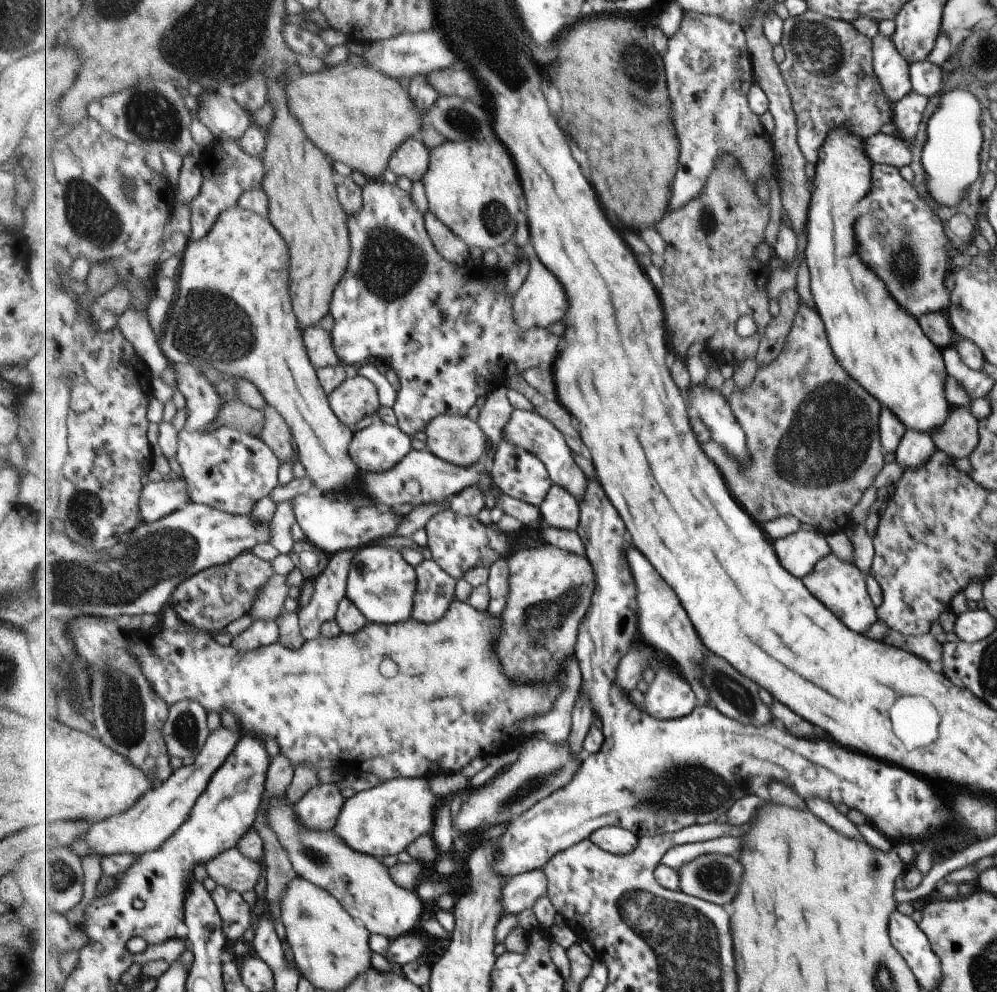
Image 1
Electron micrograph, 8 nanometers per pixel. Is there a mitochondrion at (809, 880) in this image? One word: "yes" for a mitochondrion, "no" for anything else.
no

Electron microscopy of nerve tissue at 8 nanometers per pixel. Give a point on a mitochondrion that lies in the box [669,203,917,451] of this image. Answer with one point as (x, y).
(896, 226)

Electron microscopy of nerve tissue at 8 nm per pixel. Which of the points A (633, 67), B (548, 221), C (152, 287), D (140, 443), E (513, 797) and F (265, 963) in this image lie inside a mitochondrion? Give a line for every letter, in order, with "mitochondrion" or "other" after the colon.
A: mitochondrion
B: other
C: other
D: other
E: mitochondrion
F: other

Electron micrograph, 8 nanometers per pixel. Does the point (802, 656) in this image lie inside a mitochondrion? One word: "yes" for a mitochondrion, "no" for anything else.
no

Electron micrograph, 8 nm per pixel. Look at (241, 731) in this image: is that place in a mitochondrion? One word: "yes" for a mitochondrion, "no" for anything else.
no

